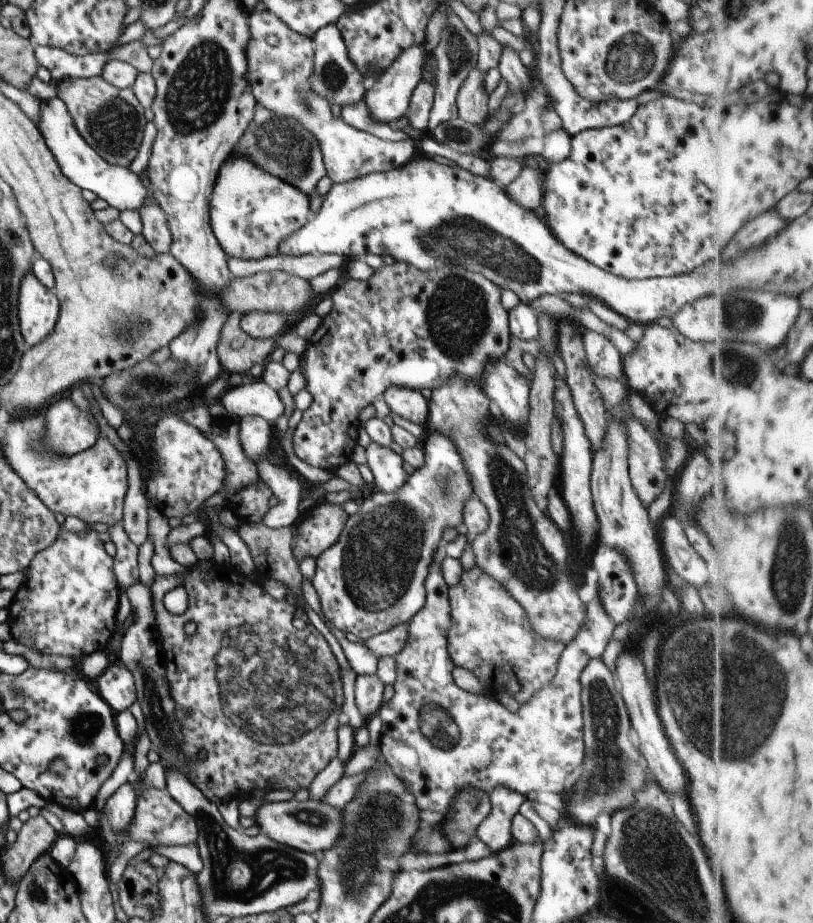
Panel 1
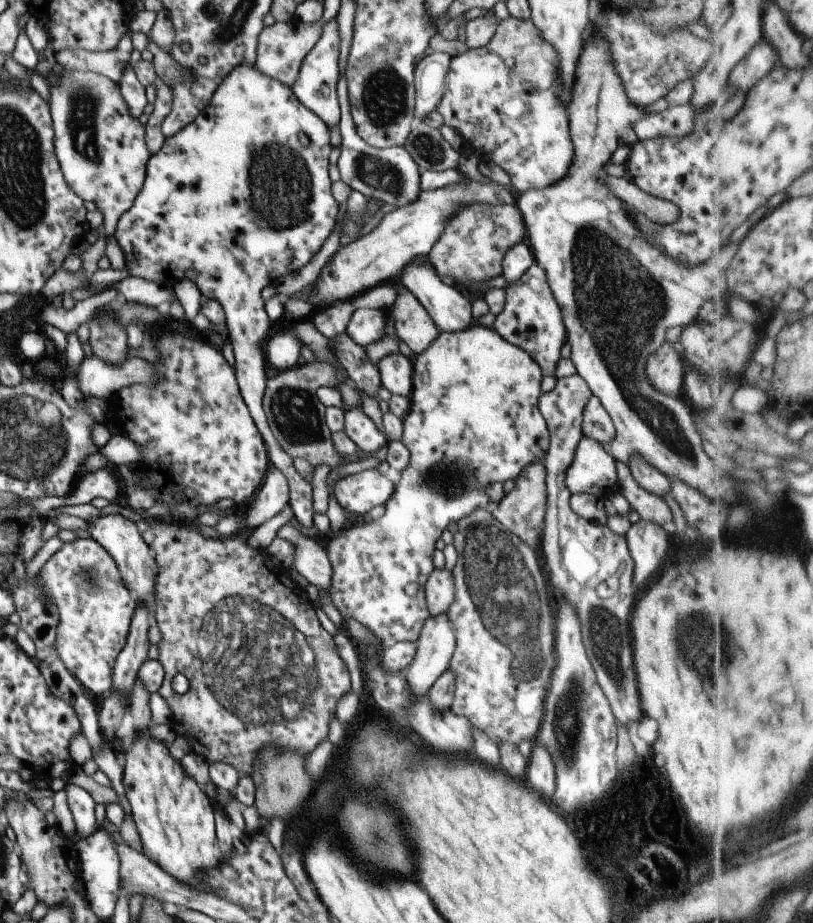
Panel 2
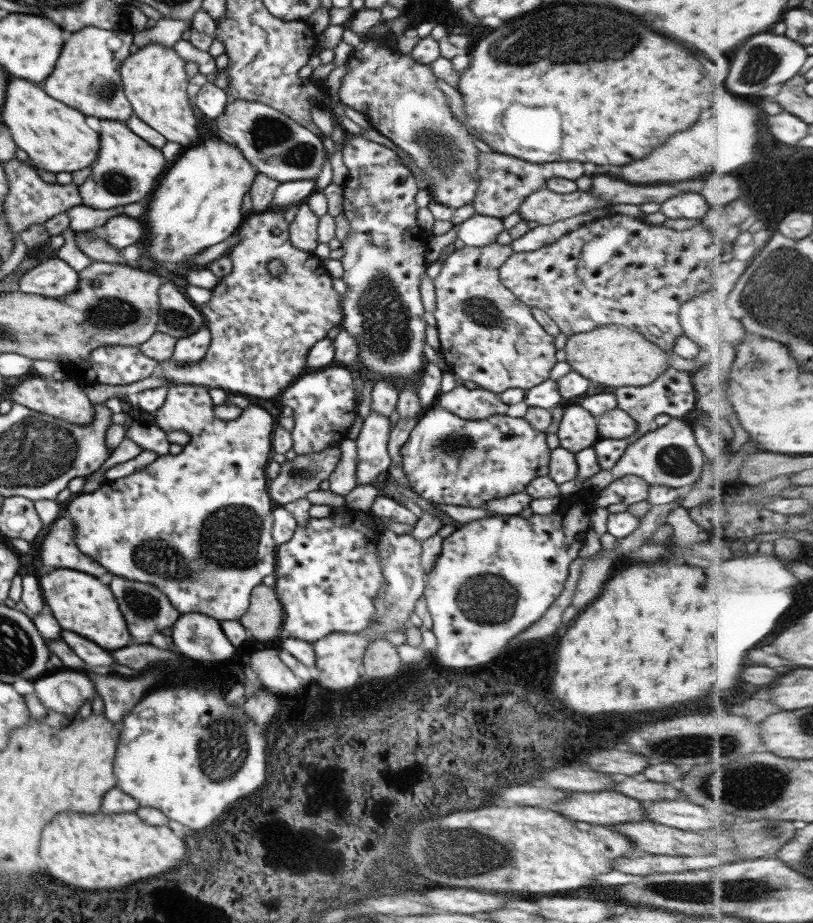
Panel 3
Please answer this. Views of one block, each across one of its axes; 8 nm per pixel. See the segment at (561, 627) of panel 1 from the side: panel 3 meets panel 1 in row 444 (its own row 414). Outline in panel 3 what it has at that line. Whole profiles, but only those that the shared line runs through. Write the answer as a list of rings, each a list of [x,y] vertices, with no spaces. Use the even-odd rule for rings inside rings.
[[[458,384],[450,392],[438,396],[438,406],[463,419],[484,420],[498,414],[506,414],[509,406],[499,394],[477,387],[468,389]]]

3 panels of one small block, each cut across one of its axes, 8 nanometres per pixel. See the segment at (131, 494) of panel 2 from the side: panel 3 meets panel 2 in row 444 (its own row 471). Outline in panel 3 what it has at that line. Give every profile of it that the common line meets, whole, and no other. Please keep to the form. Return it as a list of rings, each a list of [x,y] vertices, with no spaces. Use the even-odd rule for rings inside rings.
[[[195,384],[171,385],[164,404],[154,413],[157,425],[160,428],[165,431],[183,430],[190,435],[190,441],[183,446],[180,454],[158,455],[157,459],[140,471],[135,471],[112,482],[104,480],[98,489],[72,496],[65,508],[62,509],[60,517],[64,516],[74,522],[76,546],[80,552],[92,556],[96,562],[106,566],[110,574],[158,586],[180,614],[200,612],[200,614],[210,614],[216,620],[238,620],[248,610],[252,590],[256,588],[255,586],[260,585],[266,576],[275,572],[276,568],[277,545],[271,534],[273,528],[272,508],[274,506],[272,506],[272,499],[266,490],[266,469],[272,458],[273,450],[271,438],[274,420],[266,409],[253,404],[244,408],[236,420],[218,419],[213,415],[215,404],[211,399],[209,390],[209,386],[196,386]]]

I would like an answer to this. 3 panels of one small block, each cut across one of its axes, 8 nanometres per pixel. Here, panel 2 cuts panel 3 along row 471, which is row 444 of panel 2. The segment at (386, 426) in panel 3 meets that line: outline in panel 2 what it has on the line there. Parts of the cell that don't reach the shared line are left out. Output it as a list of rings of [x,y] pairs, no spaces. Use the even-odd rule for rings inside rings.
[[[362,408],[343,409],[344,432],[358,446],[361,455],[372,455],[384,444],[388,444],[378,426],[364,413]]]

